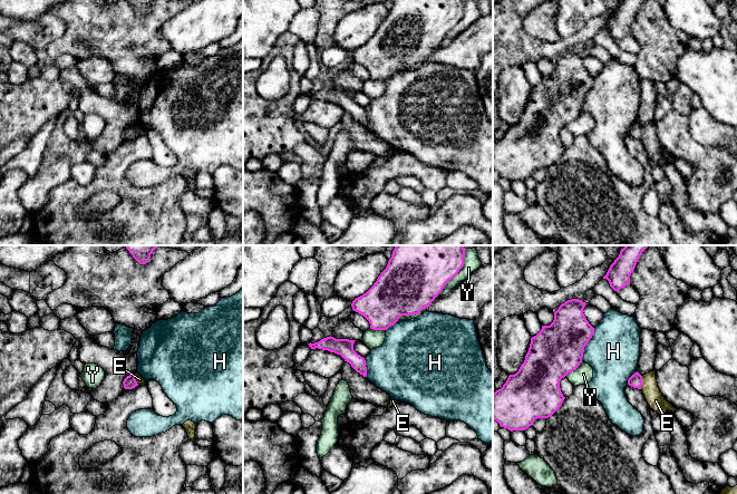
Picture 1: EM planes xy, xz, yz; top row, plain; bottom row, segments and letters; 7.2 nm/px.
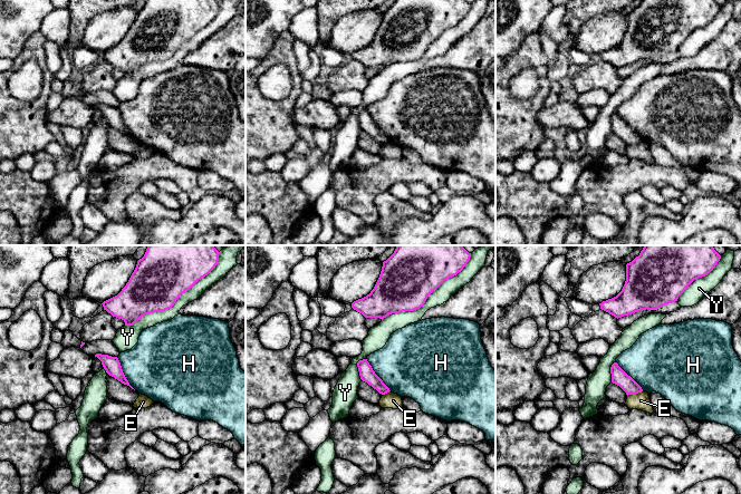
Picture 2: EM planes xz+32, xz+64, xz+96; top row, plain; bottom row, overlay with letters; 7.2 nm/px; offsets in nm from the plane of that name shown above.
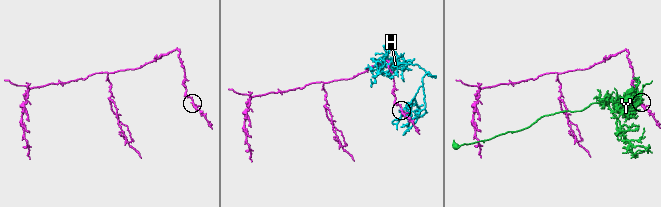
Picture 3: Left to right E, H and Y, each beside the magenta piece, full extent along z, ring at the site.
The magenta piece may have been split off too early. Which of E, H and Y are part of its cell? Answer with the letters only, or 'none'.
none

